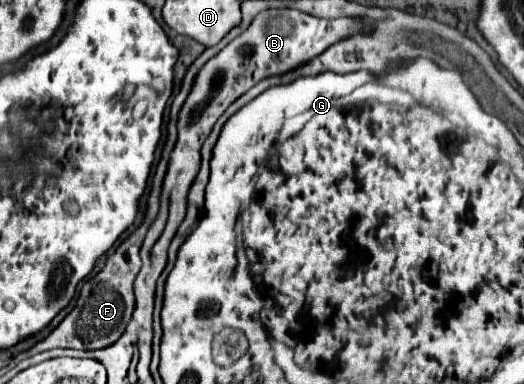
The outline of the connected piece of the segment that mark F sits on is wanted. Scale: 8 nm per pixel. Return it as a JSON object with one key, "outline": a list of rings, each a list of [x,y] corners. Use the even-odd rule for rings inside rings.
{"outline":[[[148,211],[146,221],[106,259],[106,265],[82,285],[80,297],[76,301],[74,311],[40,343],[36,343],[30,351],[22,353],[20,357],[32,357],[40,351],[46,349],[56,349],[56,347],[70,347],[70,349],[84,349],[84,351],[96,351],[110,347],[120,339],[120,335],[126,331],[126,325],[132,319],[132,311],[136,307],[134,301],[134,279],[142,267],[140,259],[140,247],[146,237],[146,231],[152,221],[152,211]]]}

